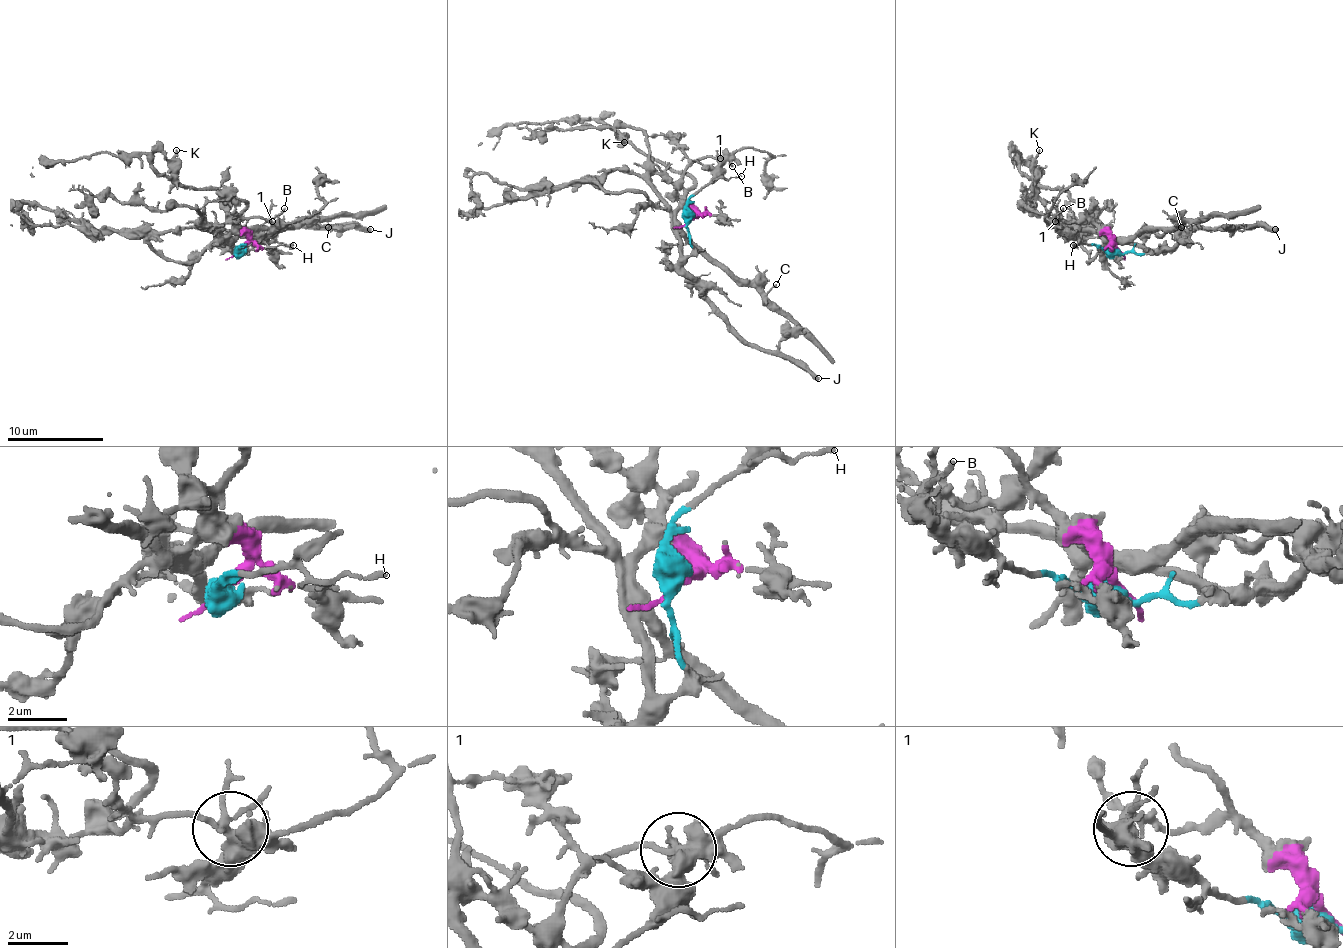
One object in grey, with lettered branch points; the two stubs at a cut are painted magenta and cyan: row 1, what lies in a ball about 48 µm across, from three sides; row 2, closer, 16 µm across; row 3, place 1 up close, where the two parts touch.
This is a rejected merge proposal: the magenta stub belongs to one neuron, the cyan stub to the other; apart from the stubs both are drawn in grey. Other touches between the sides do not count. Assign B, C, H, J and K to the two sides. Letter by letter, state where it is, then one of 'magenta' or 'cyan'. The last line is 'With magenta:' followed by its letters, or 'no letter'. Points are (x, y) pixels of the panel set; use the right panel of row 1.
B: (1063, 208) | cyan
C: (1181, 227) | magenta
H: (1073, 245) | cyan
J: (1275, 229) | cyan
K: (1039, 150) | magenta
With magenta: C, K

